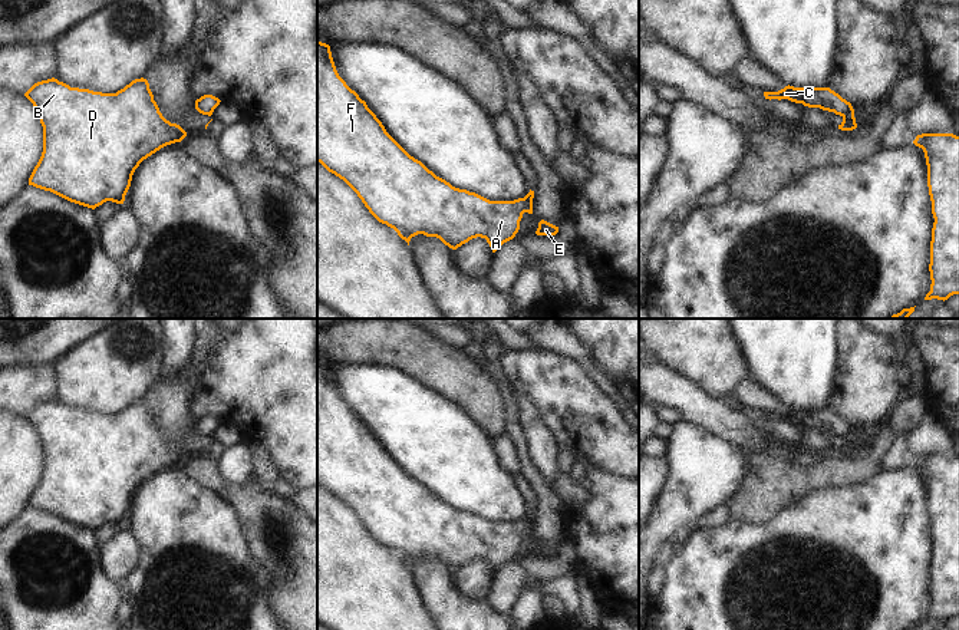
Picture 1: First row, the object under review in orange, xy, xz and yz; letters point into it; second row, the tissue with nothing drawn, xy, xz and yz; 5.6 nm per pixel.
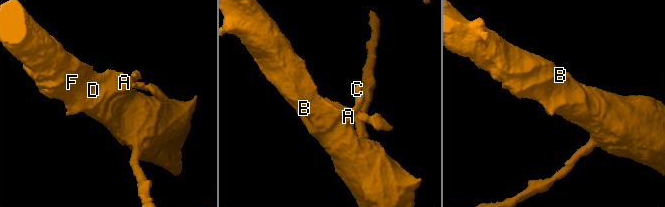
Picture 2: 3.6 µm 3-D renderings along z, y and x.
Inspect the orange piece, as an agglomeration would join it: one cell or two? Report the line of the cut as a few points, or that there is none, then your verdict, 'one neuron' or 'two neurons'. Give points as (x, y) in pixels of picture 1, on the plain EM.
cut in yz along (840, 435), (853, 438); two neurons

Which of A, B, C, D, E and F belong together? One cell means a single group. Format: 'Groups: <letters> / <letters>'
Groups: A B C D F / E

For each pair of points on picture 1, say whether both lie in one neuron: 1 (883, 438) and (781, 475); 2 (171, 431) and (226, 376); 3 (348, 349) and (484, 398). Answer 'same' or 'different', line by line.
1: same
2: different
3: same

